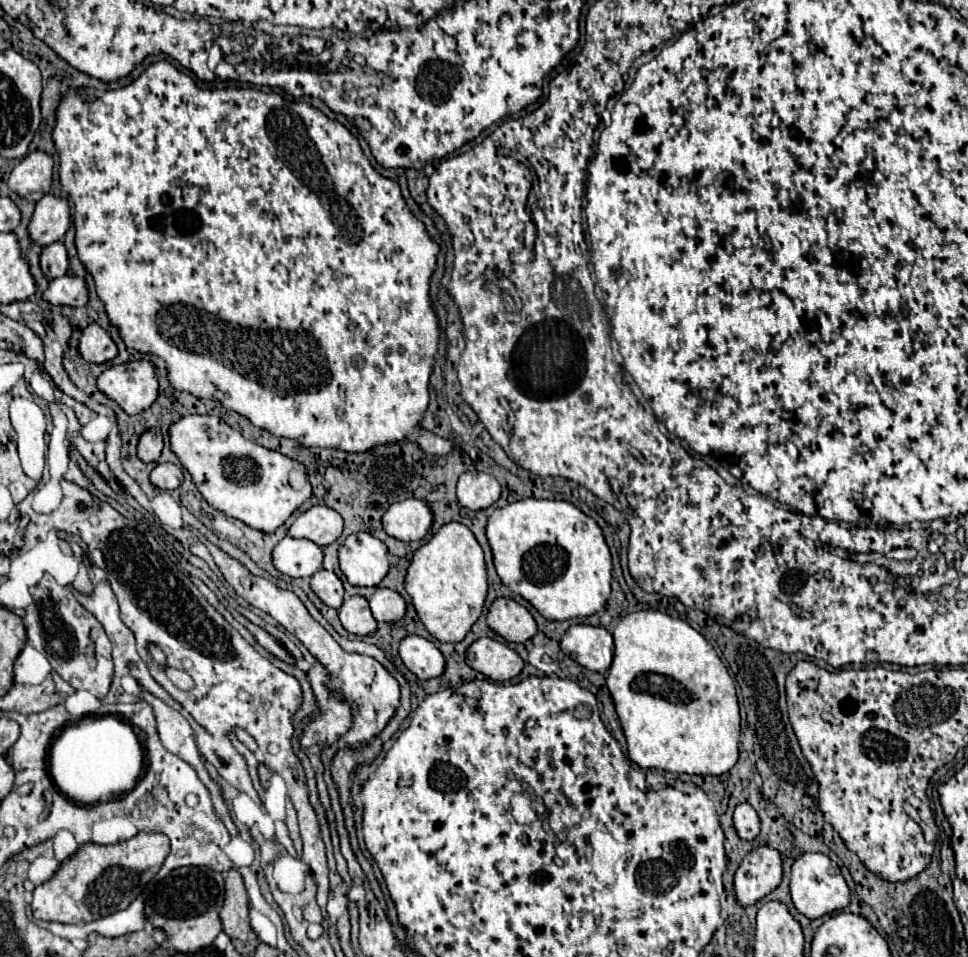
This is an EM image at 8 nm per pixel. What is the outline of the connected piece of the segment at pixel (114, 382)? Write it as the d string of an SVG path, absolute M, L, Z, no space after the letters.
M150 361L114 365L98 377L96 385L128 415L142 413L158 397L158 379L154 365Z

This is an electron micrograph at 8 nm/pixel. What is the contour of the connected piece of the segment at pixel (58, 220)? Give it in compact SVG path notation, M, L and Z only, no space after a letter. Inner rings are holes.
M48 193L36 203L34 215L28 225L28 235L34 245L46 247L50 243L62 241L68 227L70 227L68 203Z

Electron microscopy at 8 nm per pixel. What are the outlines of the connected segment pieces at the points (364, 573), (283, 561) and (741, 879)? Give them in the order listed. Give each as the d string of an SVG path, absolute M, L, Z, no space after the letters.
M366 531L348 535L338 549L338 565L350 585L376 587L388 573L386 545Z
M284 537L272 549L272 565L288 577L308 579L322 567L324 553L308 539Z
M768 845L752 849L734 873L736 901L742 907L754 905L772 893L782 881L780 853Z

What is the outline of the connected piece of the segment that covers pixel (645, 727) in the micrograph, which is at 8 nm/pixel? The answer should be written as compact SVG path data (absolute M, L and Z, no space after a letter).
M660 611L628 613L612 633L614 661L606 675L620 725L628 741L628 755L642 769L662 769L690 775L722 775L738 761L740 711L736 687L712 645L686 621Z

